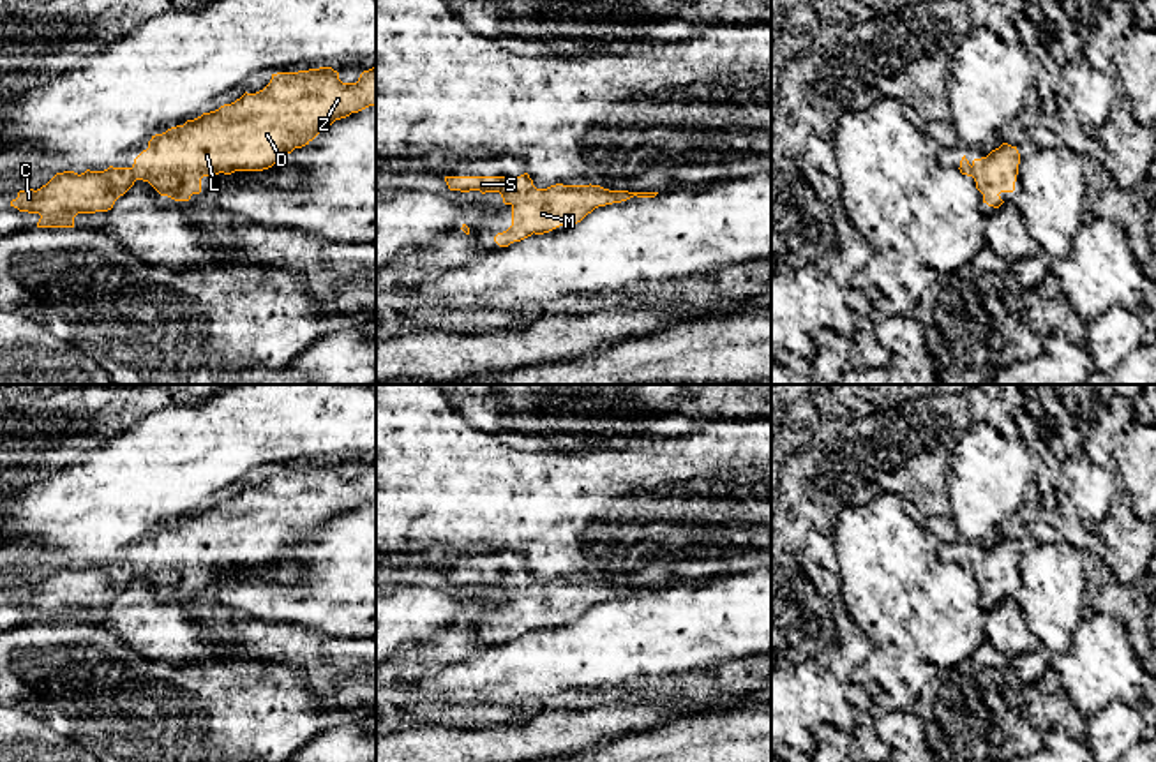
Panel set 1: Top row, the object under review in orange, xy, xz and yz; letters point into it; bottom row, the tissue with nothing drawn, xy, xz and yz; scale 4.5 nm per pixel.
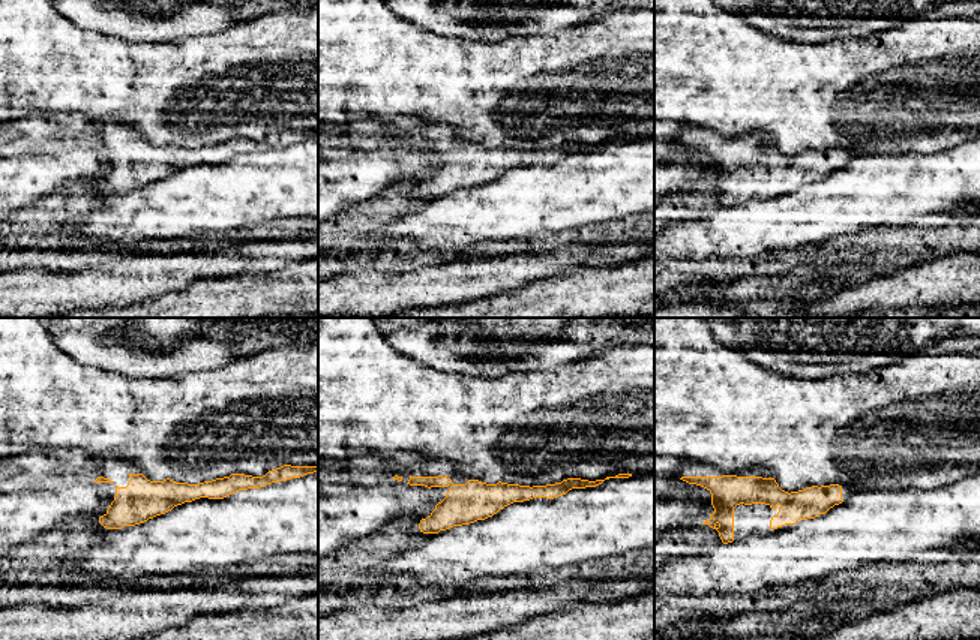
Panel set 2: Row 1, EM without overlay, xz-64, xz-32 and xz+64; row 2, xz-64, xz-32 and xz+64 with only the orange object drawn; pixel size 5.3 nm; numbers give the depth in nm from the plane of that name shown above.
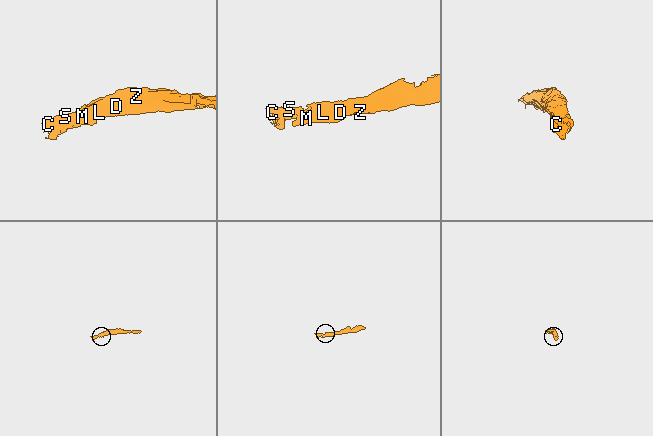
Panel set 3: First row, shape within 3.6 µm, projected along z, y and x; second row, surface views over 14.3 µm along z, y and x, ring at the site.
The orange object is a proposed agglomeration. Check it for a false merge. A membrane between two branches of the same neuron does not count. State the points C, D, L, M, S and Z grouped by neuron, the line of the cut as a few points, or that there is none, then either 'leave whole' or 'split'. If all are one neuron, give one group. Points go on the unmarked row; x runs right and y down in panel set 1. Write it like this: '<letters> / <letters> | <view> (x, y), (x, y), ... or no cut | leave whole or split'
C D L M S Z | no cut | leave whole

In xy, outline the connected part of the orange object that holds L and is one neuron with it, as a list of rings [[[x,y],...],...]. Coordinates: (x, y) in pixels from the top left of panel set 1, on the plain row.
[[[332,462],[277,467],[263,485],[152,531],[131,563],[56,568],[37,586],[19,586],[11,601],[39,609],[37,623],[74,623],[78,609],[111,605],[136,575],[189,596],[203,572],[268,564],[335,515],[374,499],[376,462],[357,478],[342,478]]]

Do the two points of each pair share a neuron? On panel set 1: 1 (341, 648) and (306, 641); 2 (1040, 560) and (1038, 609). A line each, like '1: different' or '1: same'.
1: same
2: same

